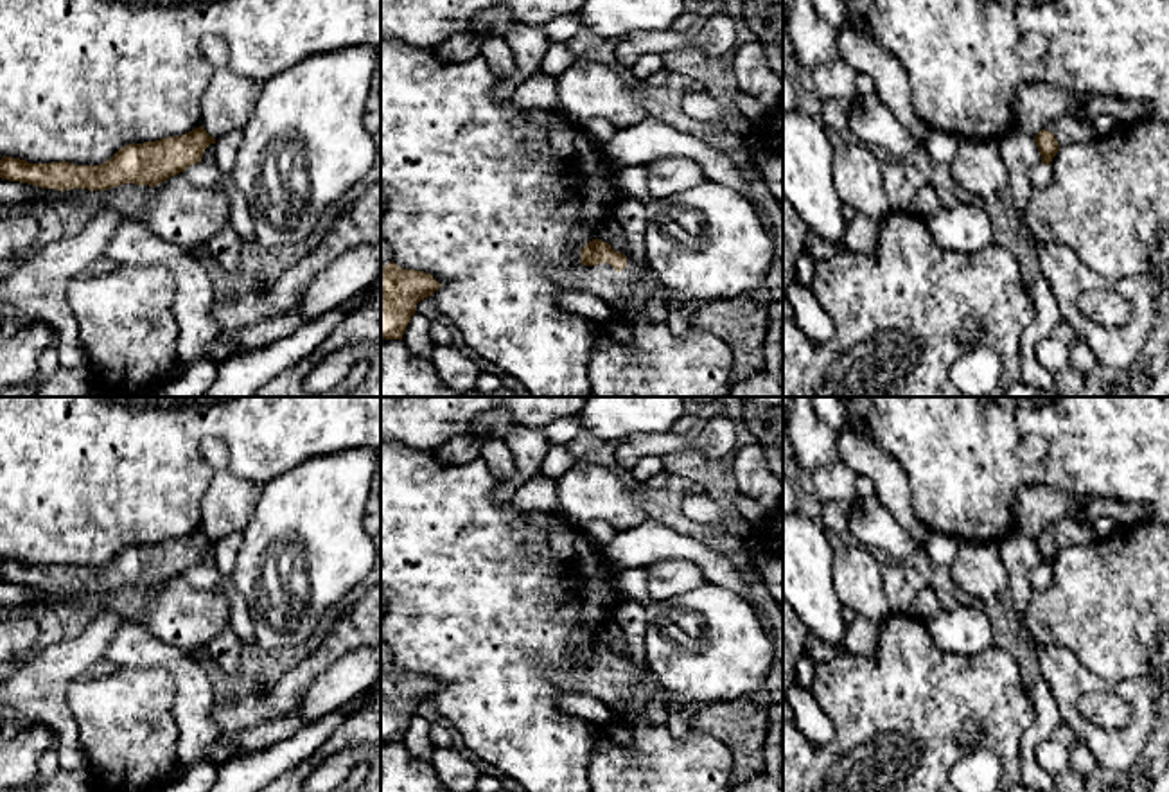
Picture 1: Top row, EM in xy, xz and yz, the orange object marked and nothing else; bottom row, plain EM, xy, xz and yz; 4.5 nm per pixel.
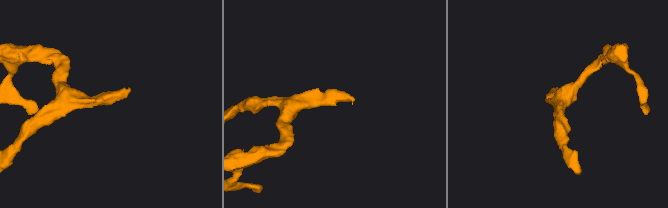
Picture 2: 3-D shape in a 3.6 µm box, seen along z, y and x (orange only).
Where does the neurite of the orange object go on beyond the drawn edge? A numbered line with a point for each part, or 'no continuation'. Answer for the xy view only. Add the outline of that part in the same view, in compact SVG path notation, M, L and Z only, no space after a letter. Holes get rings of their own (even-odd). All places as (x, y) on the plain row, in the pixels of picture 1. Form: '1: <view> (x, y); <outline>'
no continuation

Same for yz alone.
1: yz (1067, 532); M1063 517L1049 524L1043 532L1054 537L1059 550L1068 546L1083 546L1095 541L1092 526L1077 523L1072 517Z

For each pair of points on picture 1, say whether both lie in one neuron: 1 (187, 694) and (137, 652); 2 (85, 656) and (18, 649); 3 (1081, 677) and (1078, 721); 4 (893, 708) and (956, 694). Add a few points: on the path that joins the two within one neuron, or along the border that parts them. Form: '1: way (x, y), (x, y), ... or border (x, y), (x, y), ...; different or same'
1: way (187, 677), (166, 656), (153, 654); same
2: border (33, 654), (20, 665); different
3: way (1071, 688), (1071, 710); same
4: way (909, 708), (940, 706); same

